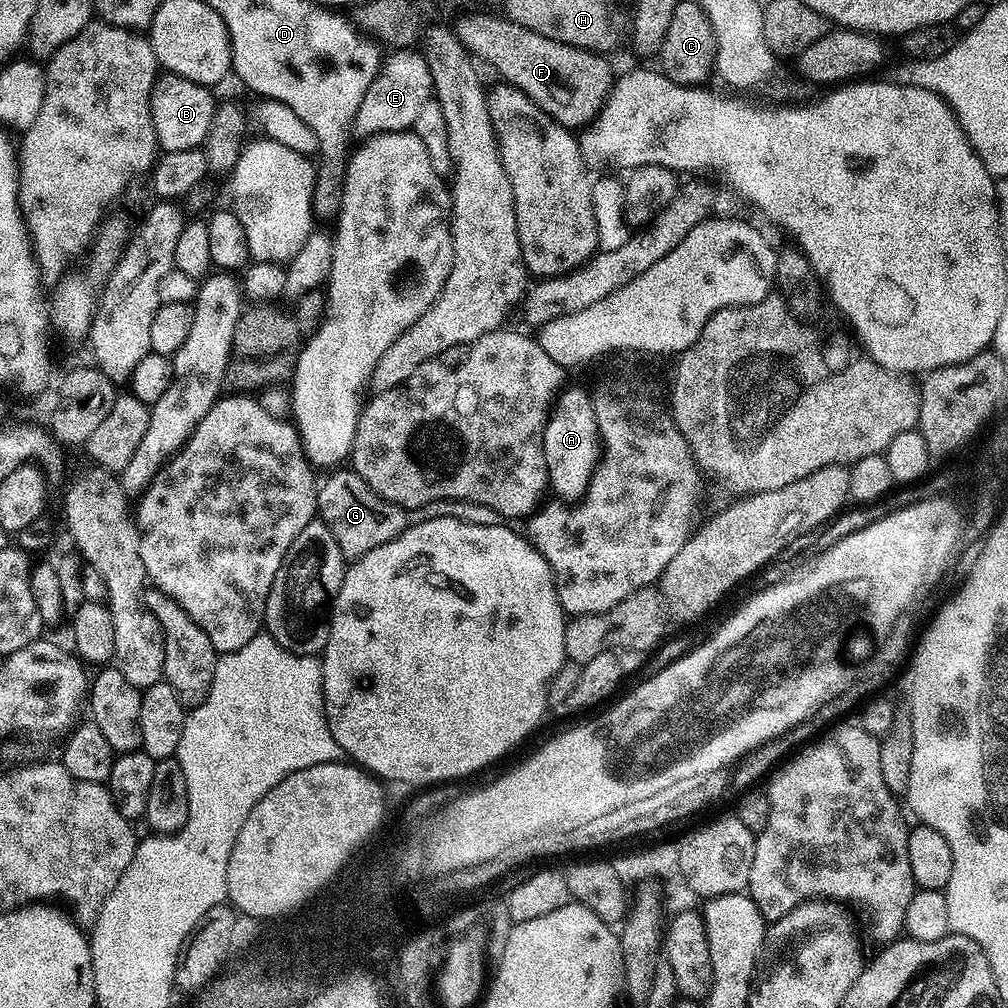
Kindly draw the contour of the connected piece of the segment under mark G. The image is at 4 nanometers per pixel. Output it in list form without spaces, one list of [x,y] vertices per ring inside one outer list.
[[[345,470],[333,471],[328,481],[319,485],[316,494],[316,511],[319,519],[334,534],[334,542],[342,550],[345,561],[357,560],[362,554],[370,554],[378,546],[398,538],[409,527],[408,513],[400,505],[374,494],[358,473]]]

